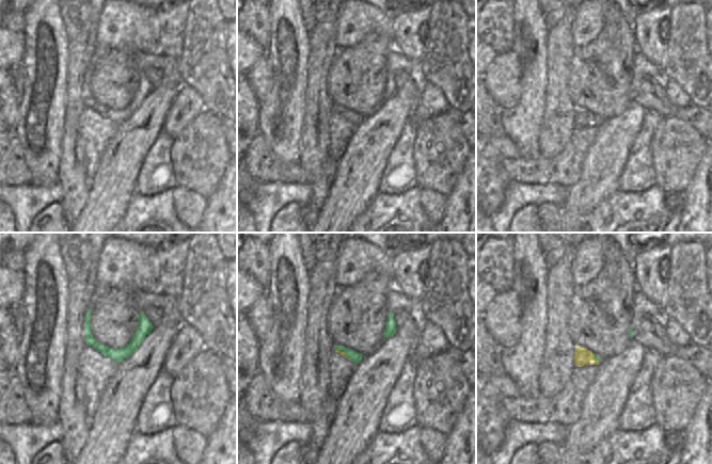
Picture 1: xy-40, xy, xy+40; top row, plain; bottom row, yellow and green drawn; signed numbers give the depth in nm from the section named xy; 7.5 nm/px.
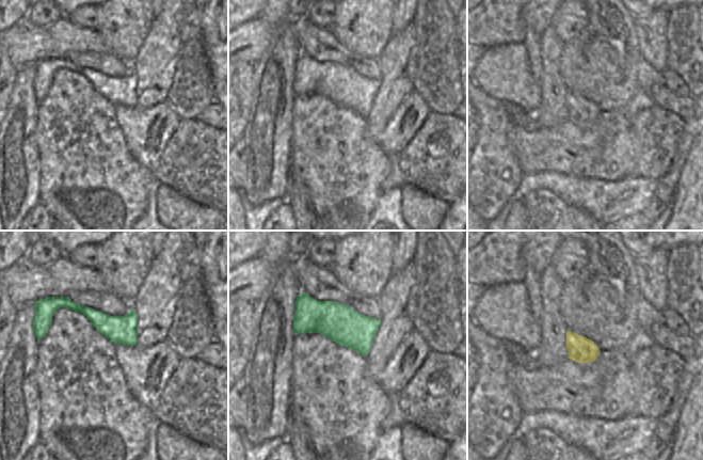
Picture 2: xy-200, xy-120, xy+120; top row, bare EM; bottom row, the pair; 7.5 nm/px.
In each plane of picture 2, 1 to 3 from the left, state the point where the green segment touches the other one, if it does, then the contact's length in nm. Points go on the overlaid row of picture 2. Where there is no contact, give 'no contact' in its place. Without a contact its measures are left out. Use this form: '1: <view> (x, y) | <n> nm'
1: no contact
2: no contact
3: no contact

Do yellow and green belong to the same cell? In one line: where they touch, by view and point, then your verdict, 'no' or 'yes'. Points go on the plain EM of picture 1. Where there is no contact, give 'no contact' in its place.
xy (344, 114) | no

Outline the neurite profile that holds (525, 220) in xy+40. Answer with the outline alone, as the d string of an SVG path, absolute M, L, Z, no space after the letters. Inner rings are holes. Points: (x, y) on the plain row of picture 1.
M529 204L519 209L513 214L507 233L544 233L537 214L537 205Z

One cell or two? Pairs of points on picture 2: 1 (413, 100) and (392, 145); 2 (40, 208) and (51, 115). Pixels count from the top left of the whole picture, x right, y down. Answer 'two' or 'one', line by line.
1: one
2: two

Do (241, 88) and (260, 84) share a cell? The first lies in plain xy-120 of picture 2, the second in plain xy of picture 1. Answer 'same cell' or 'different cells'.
different cells

